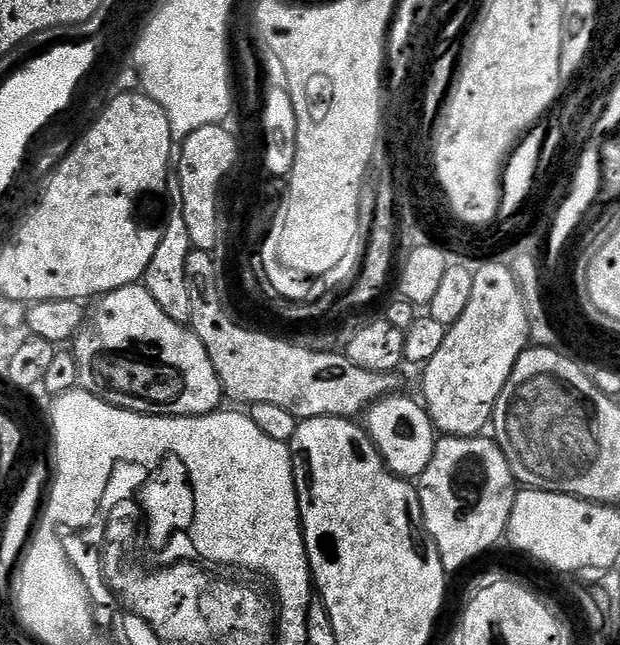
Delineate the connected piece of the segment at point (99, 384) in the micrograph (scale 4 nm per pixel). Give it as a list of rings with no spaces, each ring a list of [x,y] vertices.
[[[137,282],[107,292],[99,297],[96,309],[91,309],[80,331],[70,344],[72,357],[78,362],[79,387],[116,408],[140,412],[144,416],[208,416],[225,403],[224,388],[220,385],[214,362],[206,354],[206,346],[191,327],[174,322],[154,298]]]

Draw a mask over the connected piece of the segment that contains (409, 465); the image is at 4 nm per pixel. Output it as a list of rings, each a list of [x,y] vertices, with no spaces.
[[[389,394],[383,400],[377,400],[366,413],[366,431],[380,451],[384,465],[395,474],[405,478],[418,478],[430,466],[430,458],[434,458],[434,450],[438,433],[428,410],[419,399],[411,400],[401,394]]]

